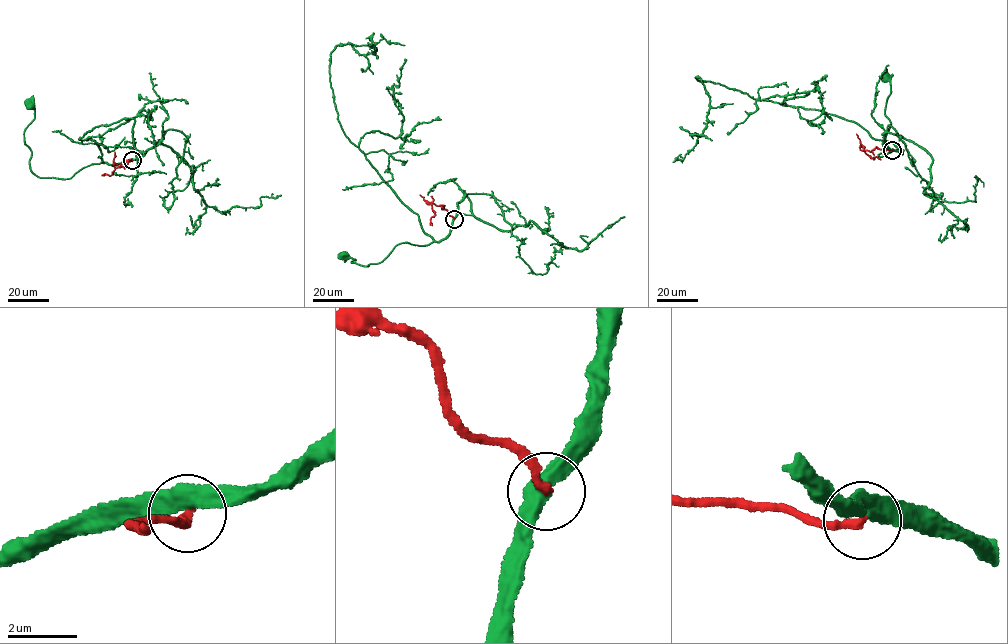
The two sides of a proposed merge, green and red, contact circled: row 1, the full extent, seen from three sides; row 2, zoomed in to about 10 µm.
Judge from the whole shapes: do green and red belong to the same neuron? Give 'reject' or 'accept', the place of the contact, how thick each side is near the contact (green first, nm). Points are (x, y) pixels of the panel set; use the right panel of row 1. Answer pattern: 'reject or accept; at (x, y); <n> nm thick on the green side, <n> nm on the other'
reject; at (892, 150); 480 nm thick on the green side, 240 nm on the other

